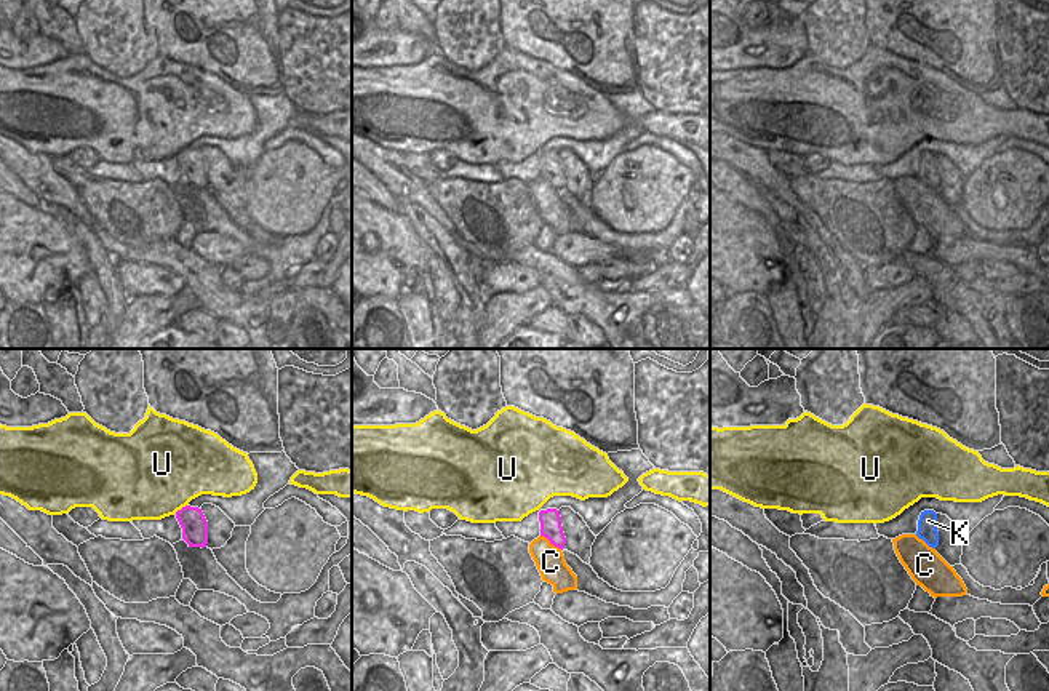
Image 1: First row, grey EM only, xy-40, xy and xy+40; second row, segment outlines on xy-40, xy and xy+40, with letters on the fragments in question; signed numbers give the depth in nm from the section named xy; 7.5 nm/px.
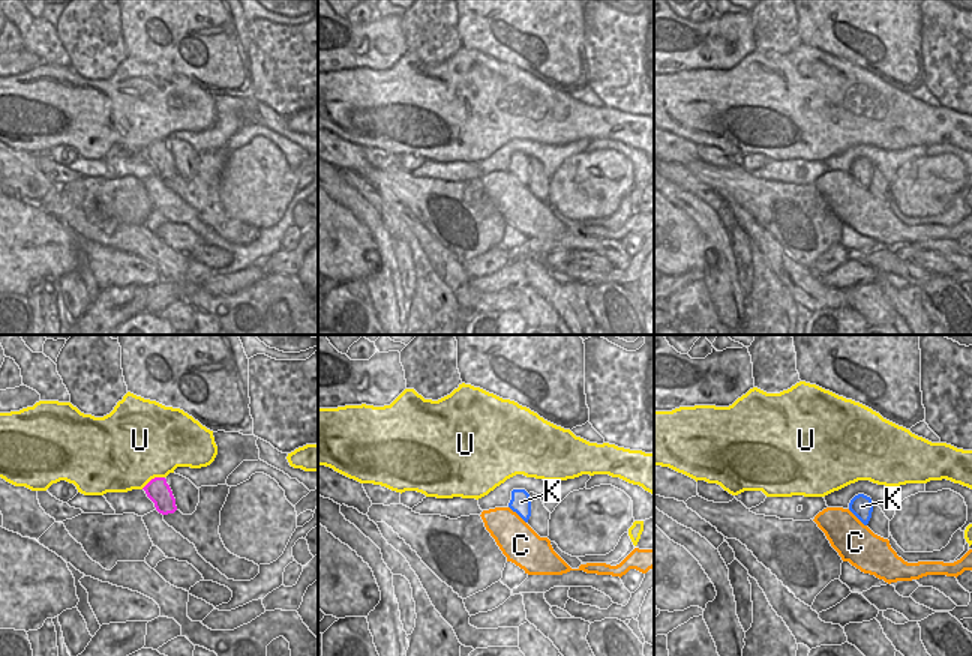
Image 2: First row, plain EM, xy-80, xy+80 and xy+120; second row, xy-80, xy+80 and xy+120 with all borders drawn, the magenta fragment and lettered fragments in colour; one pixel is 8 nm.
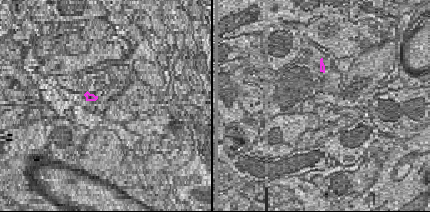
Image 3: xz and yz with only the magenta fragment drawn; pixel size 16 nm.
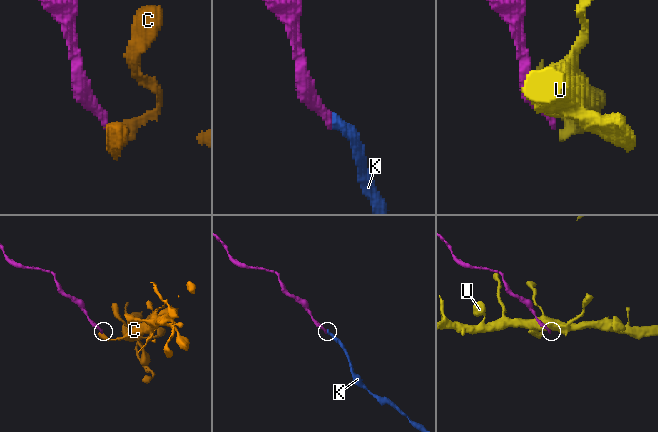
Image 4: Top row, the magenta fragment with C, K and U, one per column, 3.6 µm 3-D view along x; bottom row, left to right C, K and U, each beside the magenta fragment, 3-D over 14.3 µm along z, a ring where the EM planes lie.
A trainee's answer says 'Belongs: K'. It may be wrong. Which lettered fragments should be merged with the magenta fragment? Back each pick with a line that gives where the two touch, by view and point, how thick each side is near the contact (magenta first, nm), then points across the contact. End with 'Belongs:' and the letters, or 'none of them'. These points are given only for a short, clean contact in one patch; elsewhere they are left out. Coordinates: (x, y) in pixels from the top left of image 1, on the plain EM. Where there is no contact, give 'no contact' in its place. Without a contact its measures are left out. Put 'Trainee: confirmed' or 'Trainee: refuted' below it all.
K: no contact
Belongs: K
Trainee: confirmed

